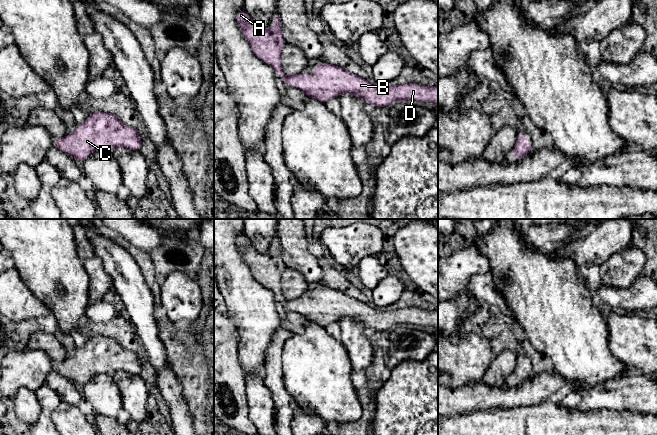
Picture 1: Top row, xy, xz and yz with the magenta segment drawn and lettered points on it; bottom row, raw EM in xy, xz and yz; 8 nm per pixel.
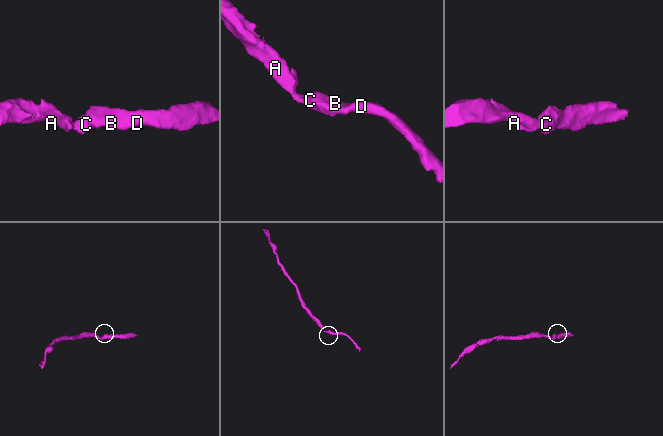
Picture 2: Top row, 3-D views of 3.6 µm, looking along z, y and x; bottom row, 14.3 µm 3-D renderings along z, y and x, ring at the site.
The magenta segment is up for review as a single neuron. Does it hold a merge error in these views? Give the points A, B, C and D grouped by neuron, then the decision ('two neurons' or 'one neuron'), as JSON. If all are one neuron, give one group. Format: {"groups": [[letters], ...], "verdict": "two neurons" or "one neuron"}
{"groups": [["A", "B", "C", "D"]], "verdict": "one neuron"}

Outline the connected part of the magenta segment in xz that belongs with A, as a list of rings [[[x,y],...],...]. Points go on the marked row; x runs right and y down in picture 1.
[[[241,9],[237,21],[254,54],[270,65],[286,85],[299,86],[308,97],[325,103],[343,93],[360,97],[366,104],[385,107],[394,102],[430,102],[438,106],[438,85],[429,87],[417,83],[382,86],[329,63],[317,63],[315,74],[295,74],[286,77],[282,72],[281,53],[287,44],[282,35],[280,19],[274,17],[274,29],[258,28]]]

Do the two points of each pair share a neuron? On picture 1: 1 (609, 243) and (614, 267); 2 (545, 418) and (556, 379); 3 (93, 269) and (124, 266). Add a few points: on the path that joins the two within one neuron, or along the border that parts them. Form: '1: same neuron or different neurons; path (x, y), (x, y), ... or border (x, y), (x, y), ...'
1: different neurons; border (630, 244), (613, 253), (599, 265)
2: different neurons; border (548, 398), (526, 406)
3: different neurons; border (95, 255), (101, 260), (112, 281), (112, 290)

